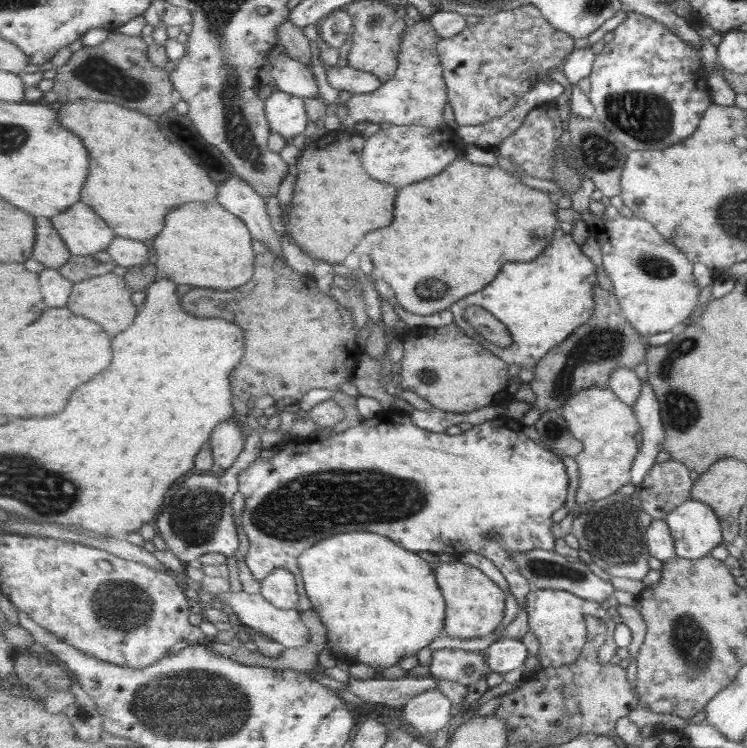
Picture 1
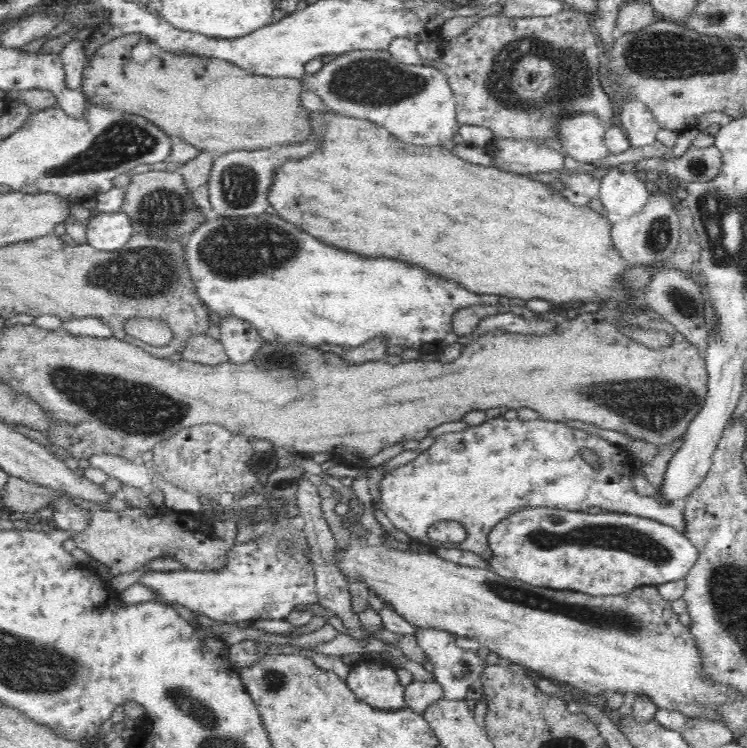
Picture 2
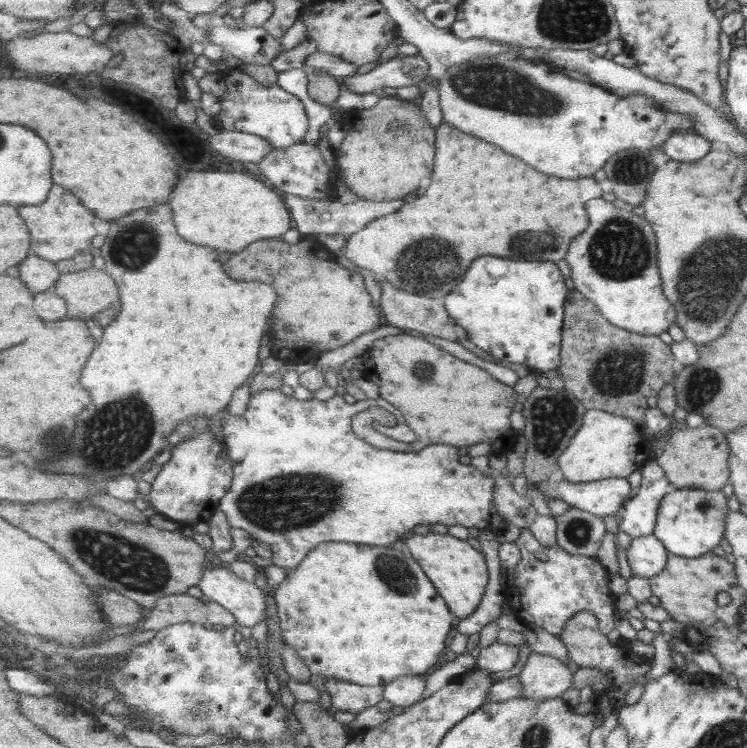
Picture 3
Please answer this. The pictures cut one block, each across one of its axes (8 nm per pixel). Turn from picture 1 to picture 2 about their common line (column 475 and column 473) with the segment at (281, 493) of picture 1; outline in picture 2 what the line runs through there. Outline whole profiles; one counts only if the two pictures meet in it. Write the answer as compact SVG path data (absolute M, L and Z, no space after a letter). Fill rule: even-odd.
M499 416L492 420L487 420L484 424L470 425L463 431L439 435L435 438L434 443L424 452L420 453L414 460L411 460L408 464L404 464L404 466L390 468L390 470L385 471L379 484L379 492L381 493L380 509L389 518L389 521L393 524L394 528L402 530L402 532L406 532L406 534L418 544L425 544L430 547L433 547L434 541L428 536L428 528L440 520L456 520L456 522L460 522L460 524L466 528L466 538L464 538L462 542L458 542L456 548L475 552L485 559L490 559L493 555L488 542L488 537L492 532L492 528L494 528L500 520L504 520L504 516L510 516L512 512L518 512L520 508L534 508L534 506L552 506L552 508L569 510L572 512L586 512L588 511L588 508L598 506L598 508L601 508L602 511L628 513L636 516L642 516L647 519L657 520L658 522L670 525L678 532L685 534L687 531L687 520L684 516L683 504L671 504L671 501L659 502L655 497L640 496L636 493L636 490L634 490L634 483L632 483L632 477L630 477L631 475L632 460L630 460L629 454L625 448L621 448L620 446L610 443L600 437L588 434L588 432L585 432L584 430L570 428L562 421L550 421L541 417L538 420L523 422L519 419L505 420L502 416ZM582 448L588 448L588 450L592 450L592 452L596 452L596 454L600 456L600 460L602 460L602 468L600 468L600 470L592 469L592 466L590 466L590 464L588 464L588 462L580 456L580 450L582 450Z

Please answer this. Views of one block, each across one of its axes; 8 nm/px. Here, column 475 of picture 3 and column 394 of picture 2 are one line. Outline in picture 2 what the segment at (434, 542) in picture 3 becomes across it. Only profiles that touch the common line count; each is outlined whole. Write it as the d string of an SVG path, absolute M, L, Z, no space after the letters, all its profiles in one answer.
M365 533L360 536L352 534L350 539L351 542L348 550L344 552L340 550L339 552L336 549L336 552L332 556L332 562L336 563L336 567L342 571L342 575L346 577L346 580L350 584L356 582L364 583L364 586L368 587L371 593L375 592L384 600L384 603L388 603L388 607L392 607L392 611L396 611L396 614L404 617L404 620L418 629L448 632L455 637L474 638L490 652L496 653L500 657L500 660L529 668L540 673L546 679L556 679L558 682L565 682L567 685L576 687L590 695L602 696L603 693L609 691L621 694L646 695L646 697L650 697L654 701L658 709L676 709L684 713L689 719L703 716L712 720L713 714L710 711L708 714L705 714L704 708L706 702L714 706L720 705L730 698L729 692L725 692L725 688L717 687L716 684L709 684L708 679L701 679L701 676L698 675L697 666L698 661L701 660L701 655L697 651L693 637L689 635L689 626L681 624L679 614L672 611L671 601L664 600L657 587L640 585L638 588L632 588L628 593L620 592L610 596L590 596L574 590L554 590L553 588L532 586L522 580L506 579L489 567L478 568L468 564L456 564L454 560L446 560L444 557L438 556L433 550L428 552L403 552L402 550L395 550L388 544L384 544L383 541L376 540L372 542L372 540L366 537Z

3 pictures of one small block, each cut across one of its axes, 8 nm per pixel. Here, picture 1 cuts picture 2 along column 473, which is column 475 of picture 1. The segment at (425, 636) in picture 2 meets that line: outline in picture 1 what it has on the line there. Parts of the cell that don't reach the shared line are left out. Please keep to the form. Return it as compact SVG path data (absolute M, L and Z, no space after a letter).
M437 650L430 665L432 676L441 680L453 680L465 687L483 680L491 673L487 651Z

